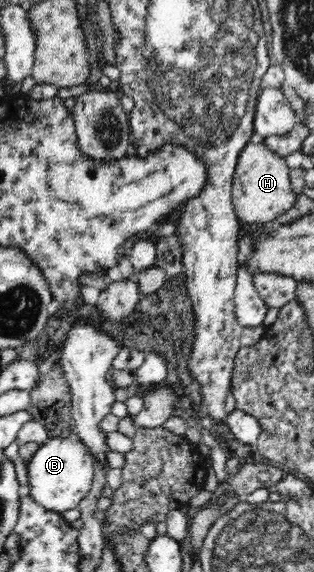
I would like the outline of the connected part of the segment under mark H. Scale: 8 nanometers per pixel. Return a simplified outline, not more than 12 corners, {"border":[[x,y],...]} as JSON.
{"border":[[243,148],[232,181],[241,223],[263,225],[296,204],[284,157]]}

